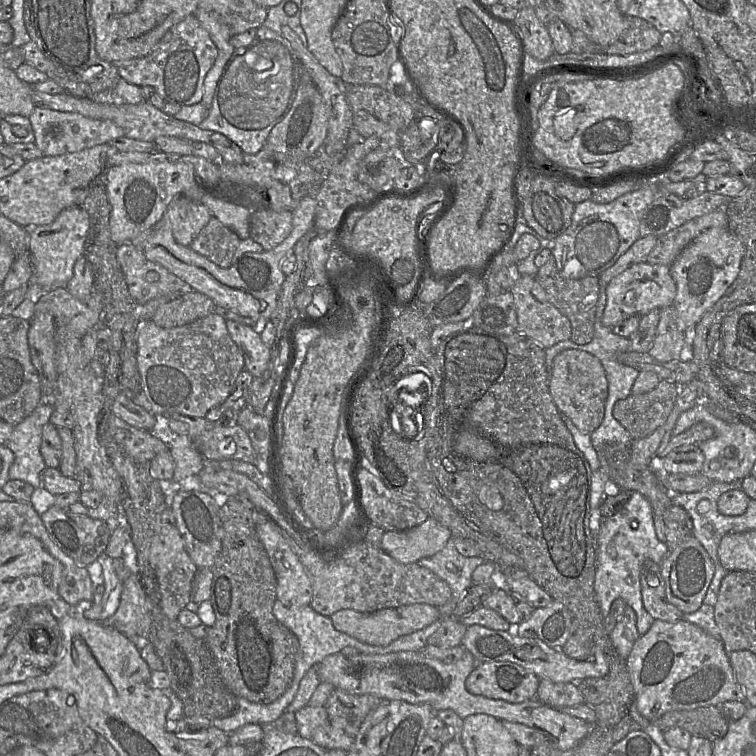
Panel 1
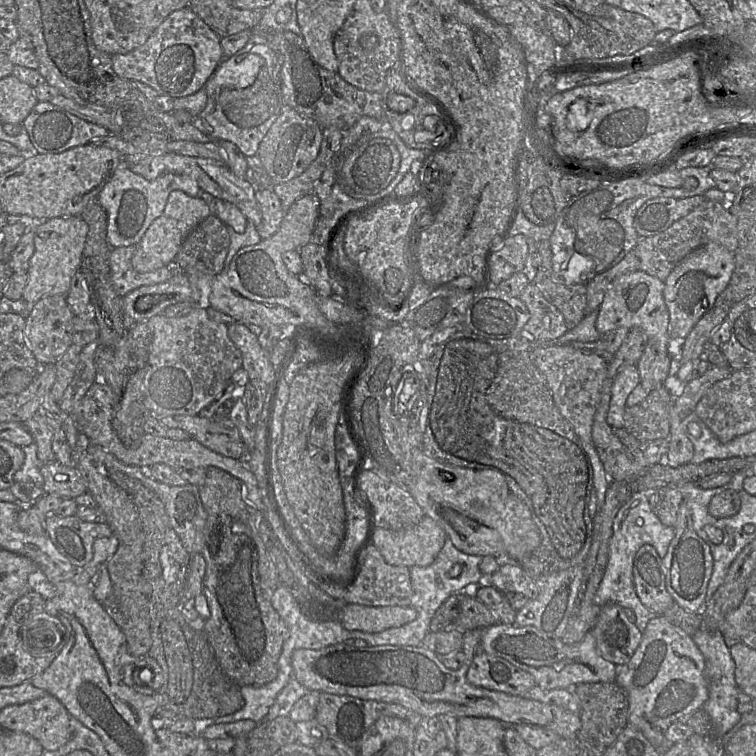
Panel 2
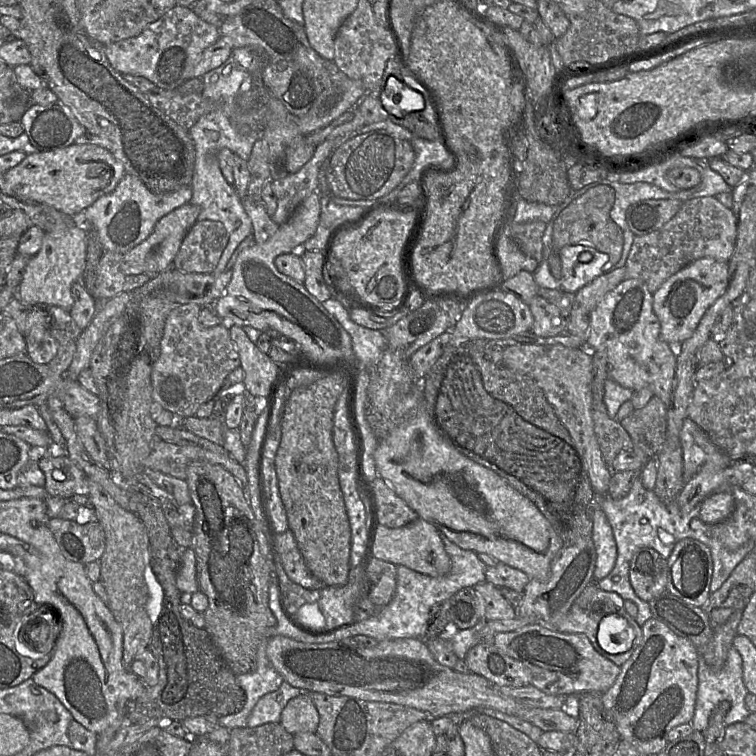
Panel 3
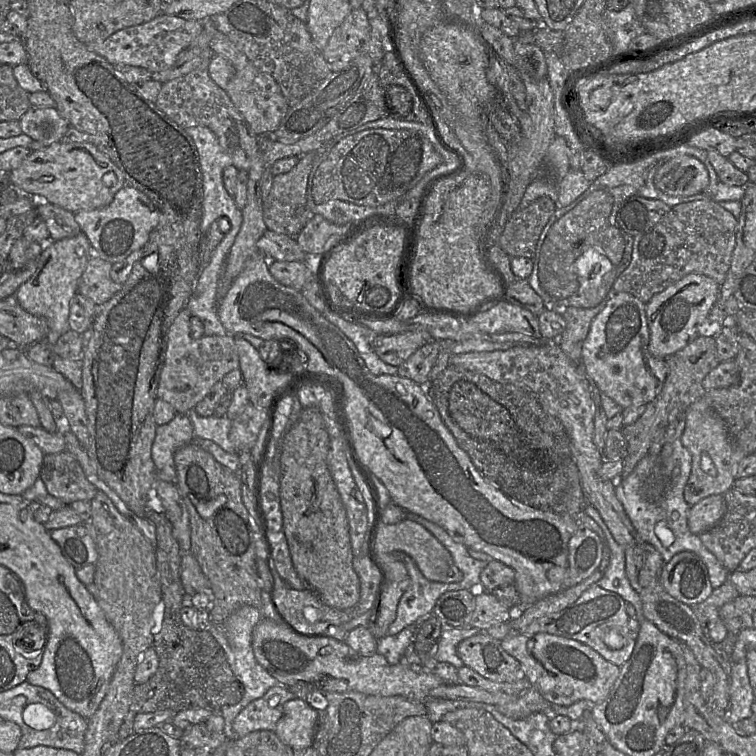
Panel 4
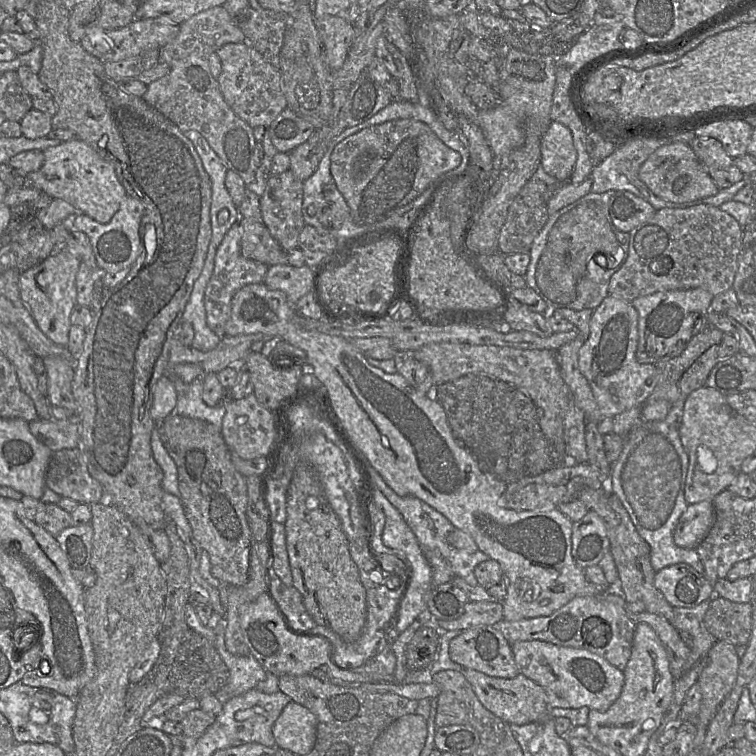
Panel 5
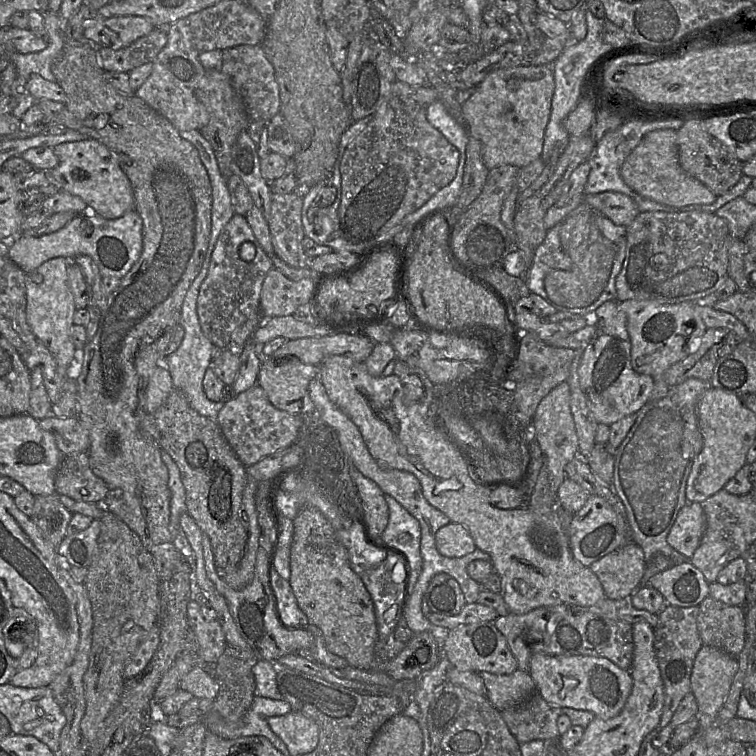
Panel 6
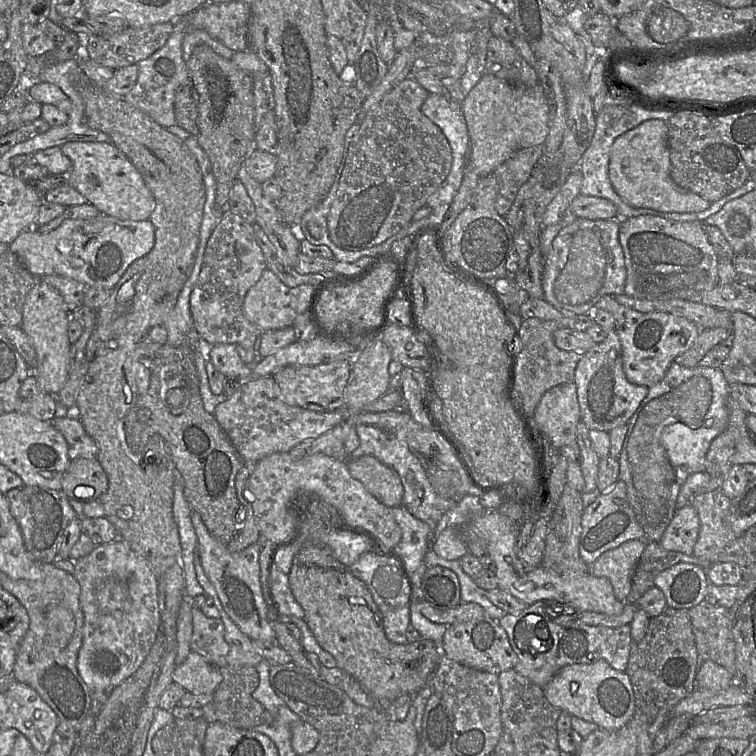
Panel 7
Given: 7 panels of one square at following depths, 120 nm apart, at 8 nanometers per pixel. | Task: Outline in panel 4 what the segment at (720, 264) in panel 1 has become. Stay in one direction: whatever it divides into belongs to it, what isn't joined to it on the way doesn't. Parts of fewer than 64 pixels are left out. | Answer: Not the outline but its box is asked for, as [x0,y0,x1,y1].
[646,273,720,359]

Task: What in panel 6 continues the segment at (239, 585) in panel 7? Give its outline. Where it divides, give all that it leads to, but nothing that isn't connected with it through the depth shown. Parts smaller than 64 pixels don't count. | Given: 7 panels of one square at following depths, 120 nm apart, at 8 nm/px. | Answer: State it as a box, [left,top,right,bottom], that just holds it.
[202,532,314,663]

